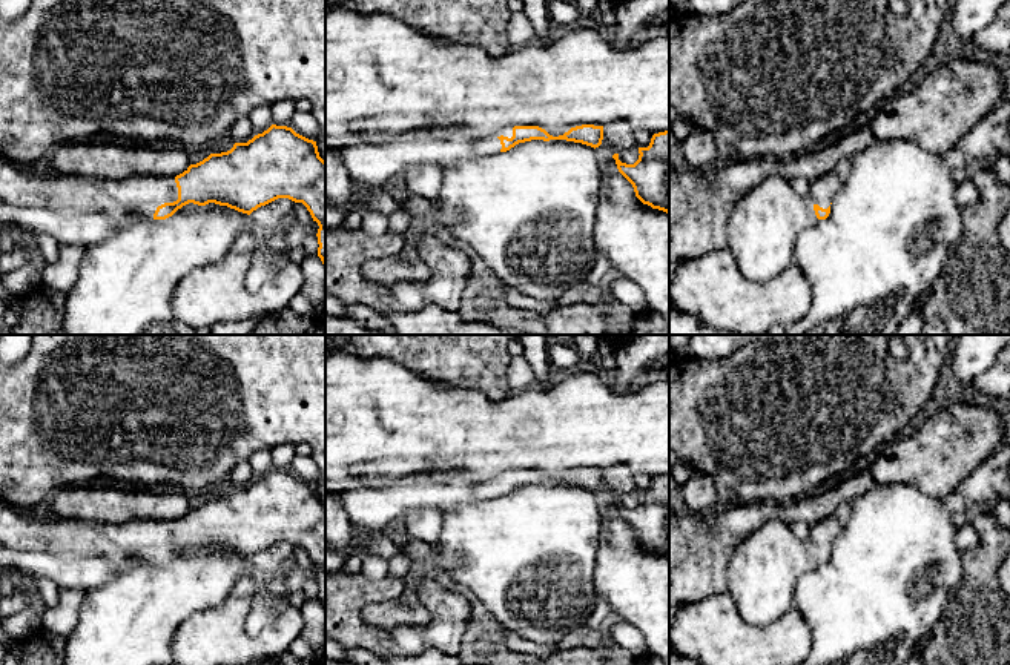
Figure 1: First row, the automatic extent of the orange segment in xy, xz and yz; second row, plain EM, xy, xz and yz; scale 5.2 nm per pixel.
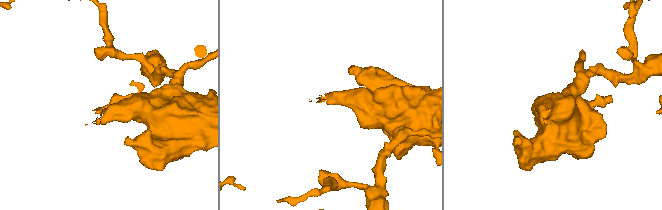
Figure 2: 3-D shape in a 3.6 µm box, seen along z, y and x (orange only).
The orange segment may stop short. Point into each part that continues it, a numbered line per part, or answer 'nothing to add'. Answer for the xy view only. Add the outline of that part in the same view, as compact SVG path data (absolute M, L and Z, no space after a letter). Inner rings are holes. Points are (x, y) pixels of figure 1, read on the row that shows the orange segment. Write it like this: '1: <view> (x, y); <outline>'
1: xy (22, 188); M0 157L0 201L25 212L51 209L64 215L104 212L153 218L158 206L178 200L175 177L135 175L123 180L37 174Z

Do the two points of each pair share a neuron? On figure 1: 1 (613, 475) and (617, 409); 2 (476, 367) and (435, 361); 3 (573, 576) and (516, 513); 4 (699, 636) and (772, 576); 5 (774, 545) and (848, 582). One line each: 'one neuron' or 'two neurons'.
1: two neurons
2: one neuron
3: one neuron
4: two neurons
5: two neurons

